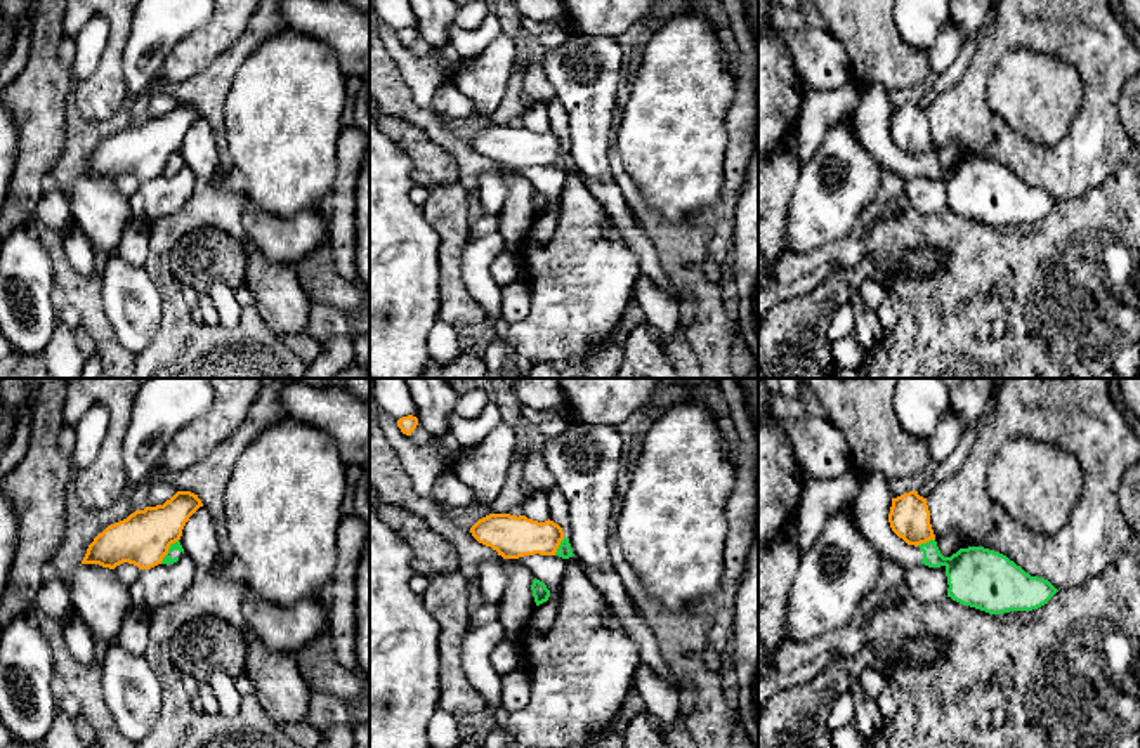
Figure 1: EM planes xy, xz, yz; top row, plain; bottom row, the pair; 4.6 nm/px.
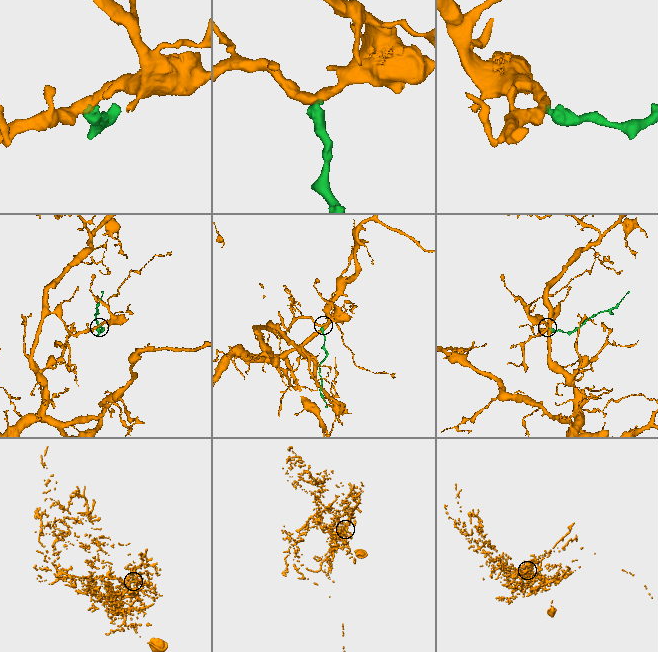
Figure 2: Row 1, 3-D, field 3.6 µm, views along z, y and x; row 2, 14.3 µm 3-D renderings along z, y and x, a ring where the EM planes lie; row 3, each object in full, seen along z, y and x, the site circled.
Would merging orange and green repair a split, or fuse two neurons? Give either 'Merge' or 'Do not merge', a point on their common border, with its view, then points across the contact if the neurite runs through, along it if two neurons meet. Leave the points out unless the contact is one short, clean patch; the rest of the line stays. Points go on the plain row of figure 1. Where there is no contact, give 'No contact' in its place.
Do not merge. Touches orange at xy (167, 162). Boundary: xy (177, 151), (160, 174)

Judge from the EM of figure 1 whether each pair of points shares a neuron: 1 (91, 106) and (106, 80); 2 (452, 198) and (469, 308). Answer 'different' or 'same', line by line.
1: same
2: same

